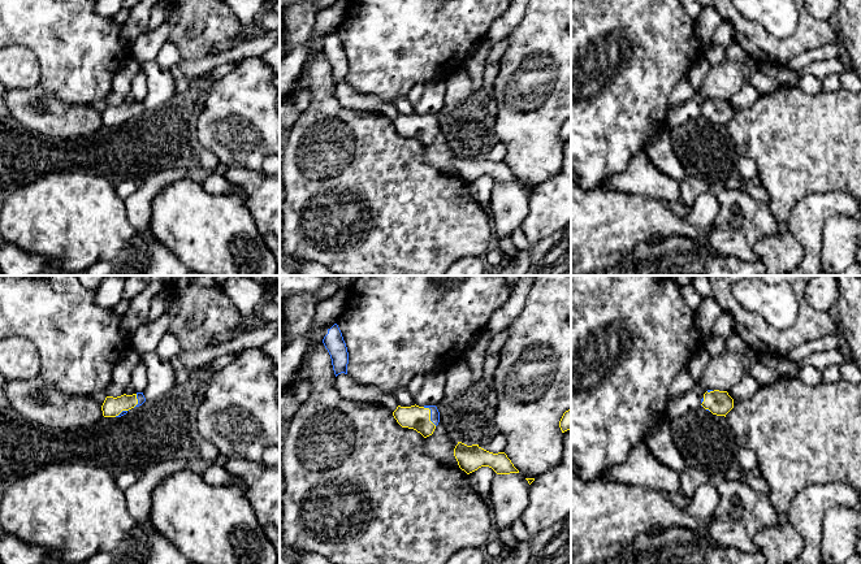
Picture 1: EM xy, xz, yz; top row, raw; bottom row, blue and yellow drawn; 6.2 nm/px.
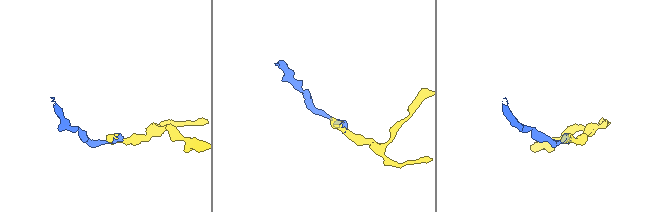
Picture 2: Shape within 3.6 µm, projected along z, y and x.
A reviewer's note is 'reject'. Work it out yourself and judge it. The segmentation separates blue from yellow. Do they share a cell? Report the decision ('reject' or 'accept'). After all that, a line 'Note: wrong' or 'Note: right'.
accept
Note: wrong

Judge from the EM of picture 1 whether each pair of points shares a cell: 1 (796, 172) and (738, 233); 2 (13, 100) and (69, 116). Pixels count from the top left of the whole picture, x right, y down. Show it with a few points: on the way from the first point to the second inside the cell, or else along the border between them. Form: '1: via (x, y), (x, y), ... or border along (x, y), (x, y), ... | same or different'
1: border along (769, 204), (778, 220) | different
2: via (27, 107), (42, 117), (55, 117) | same

